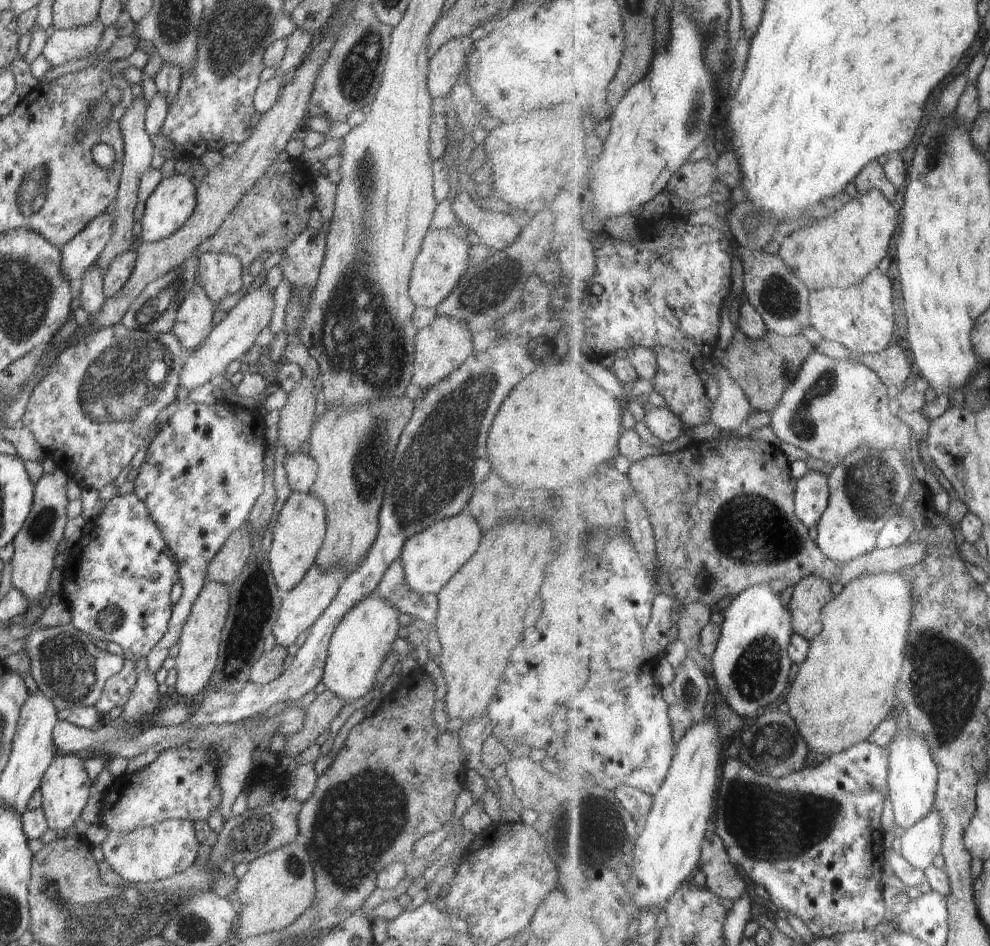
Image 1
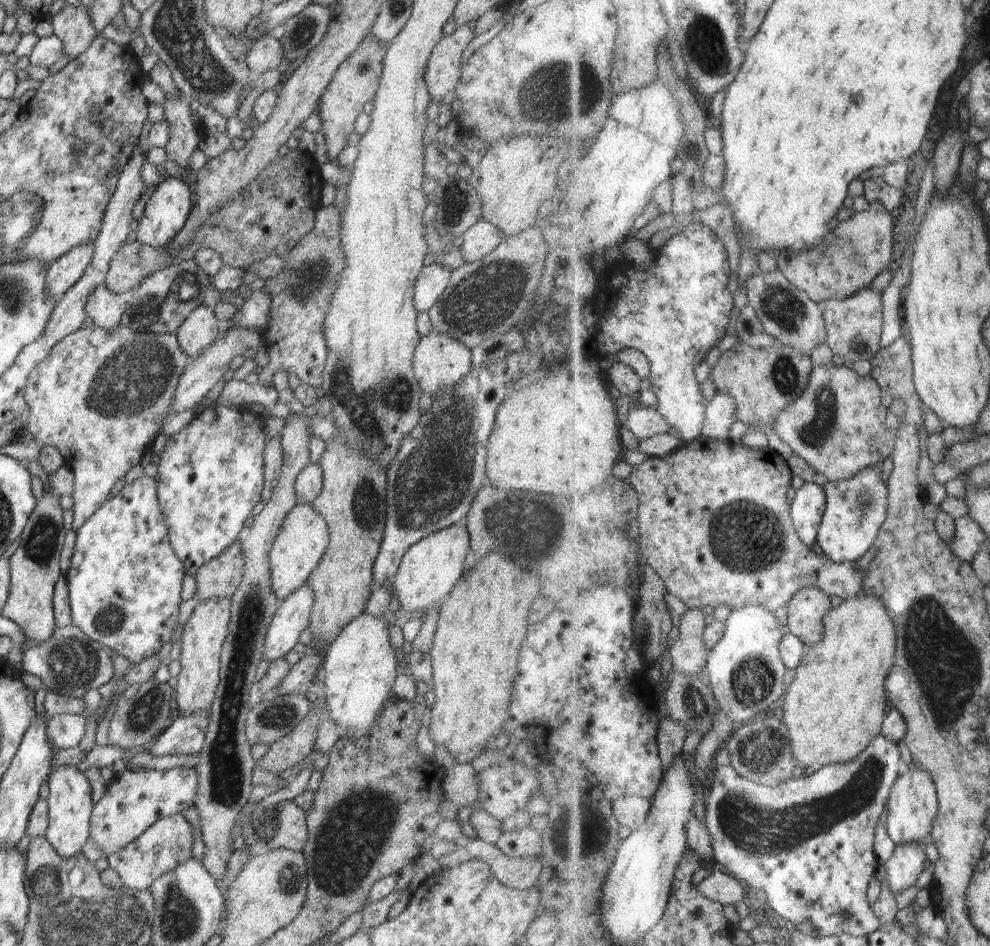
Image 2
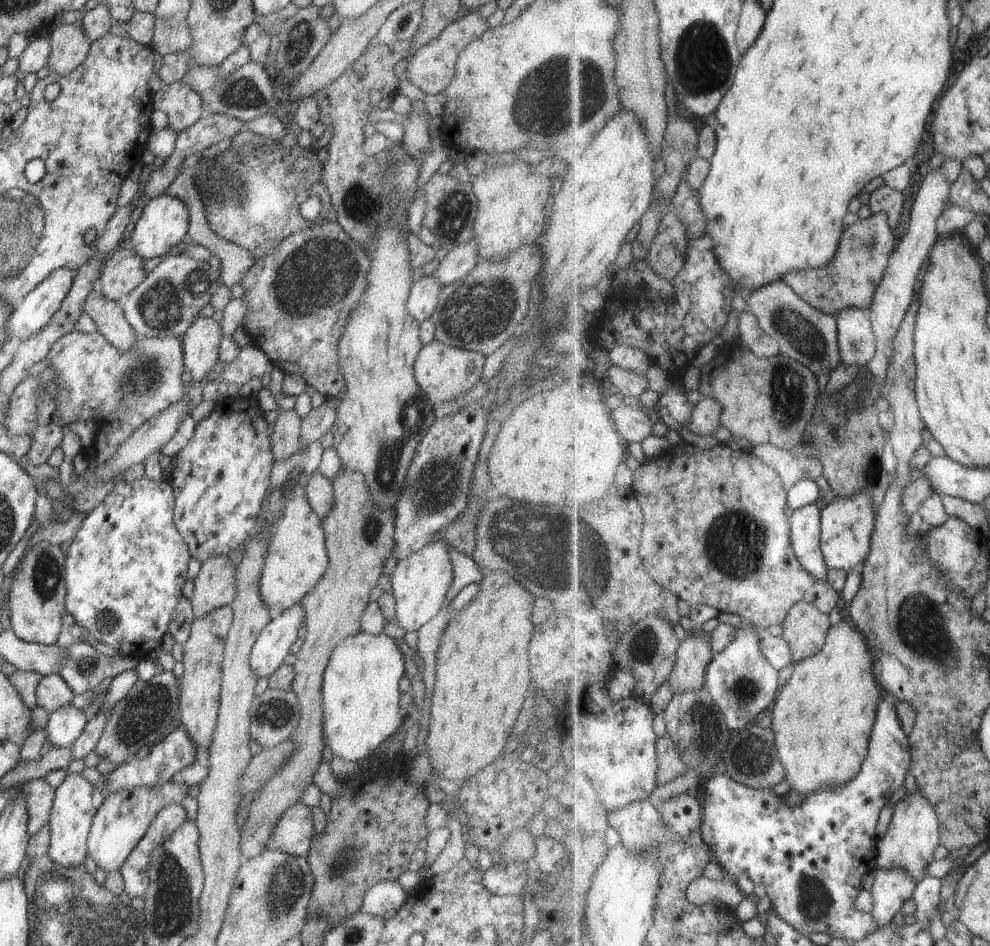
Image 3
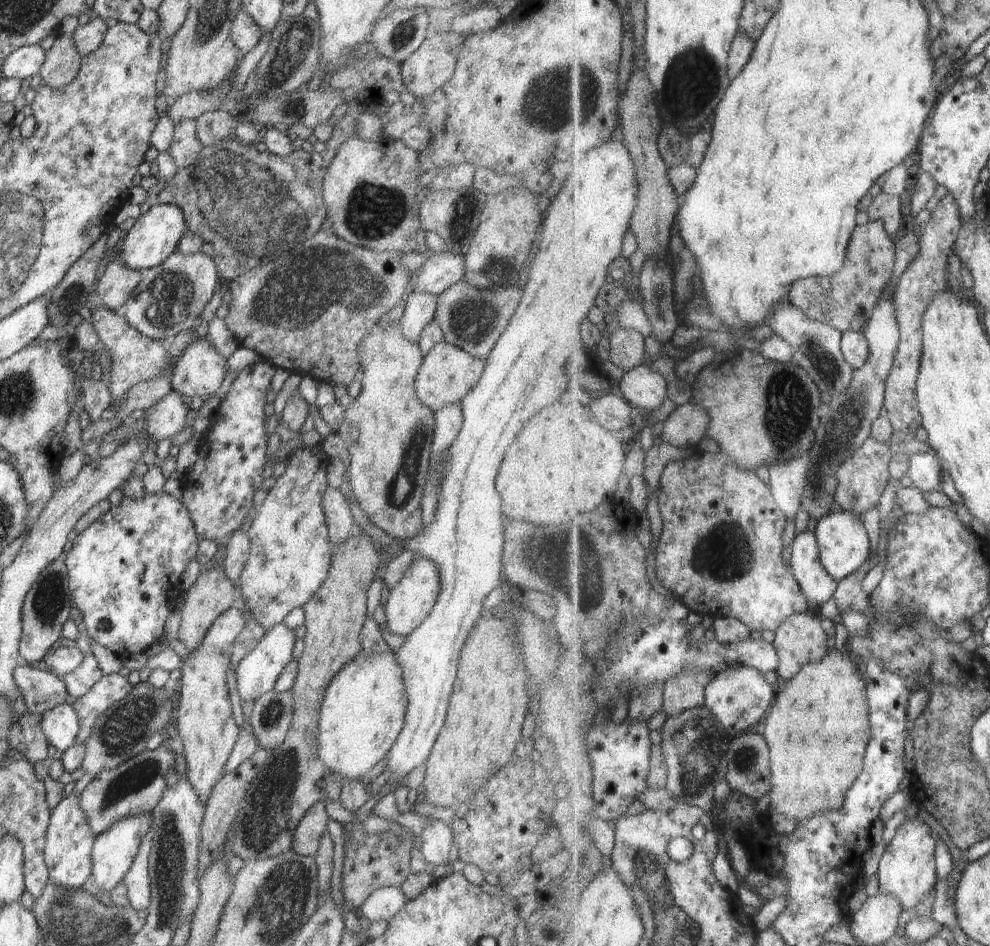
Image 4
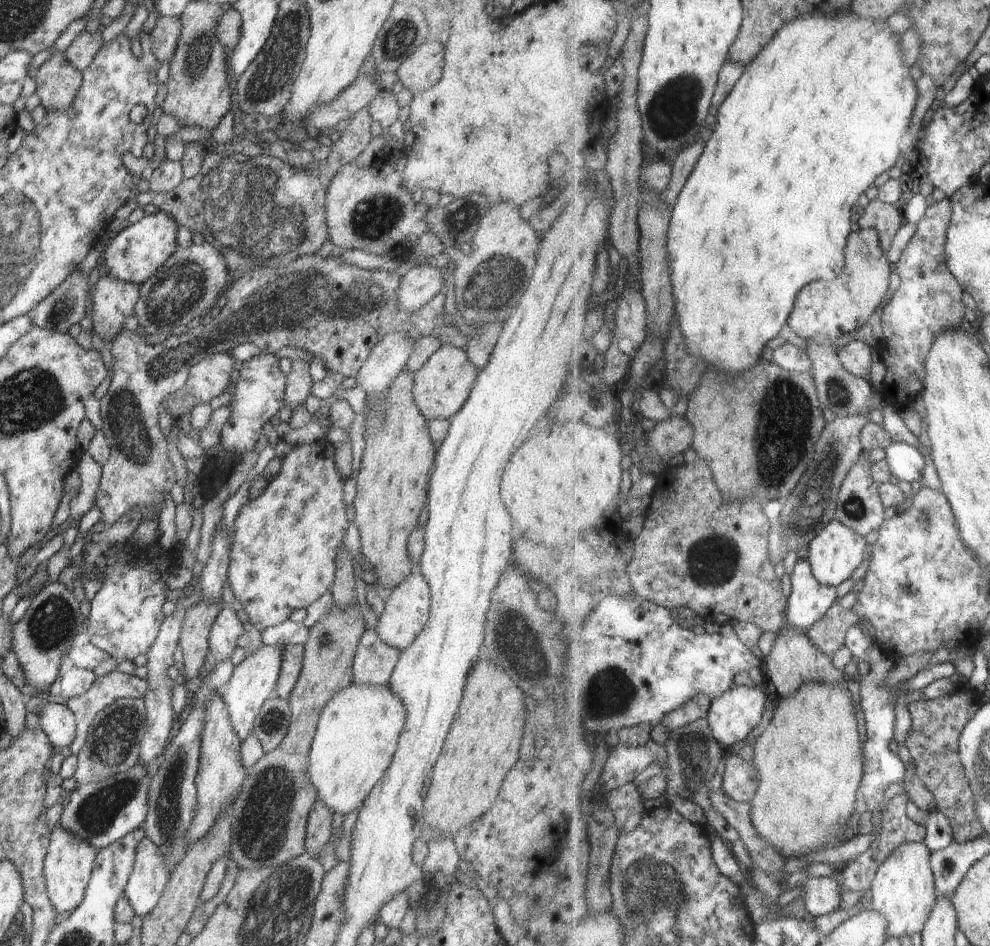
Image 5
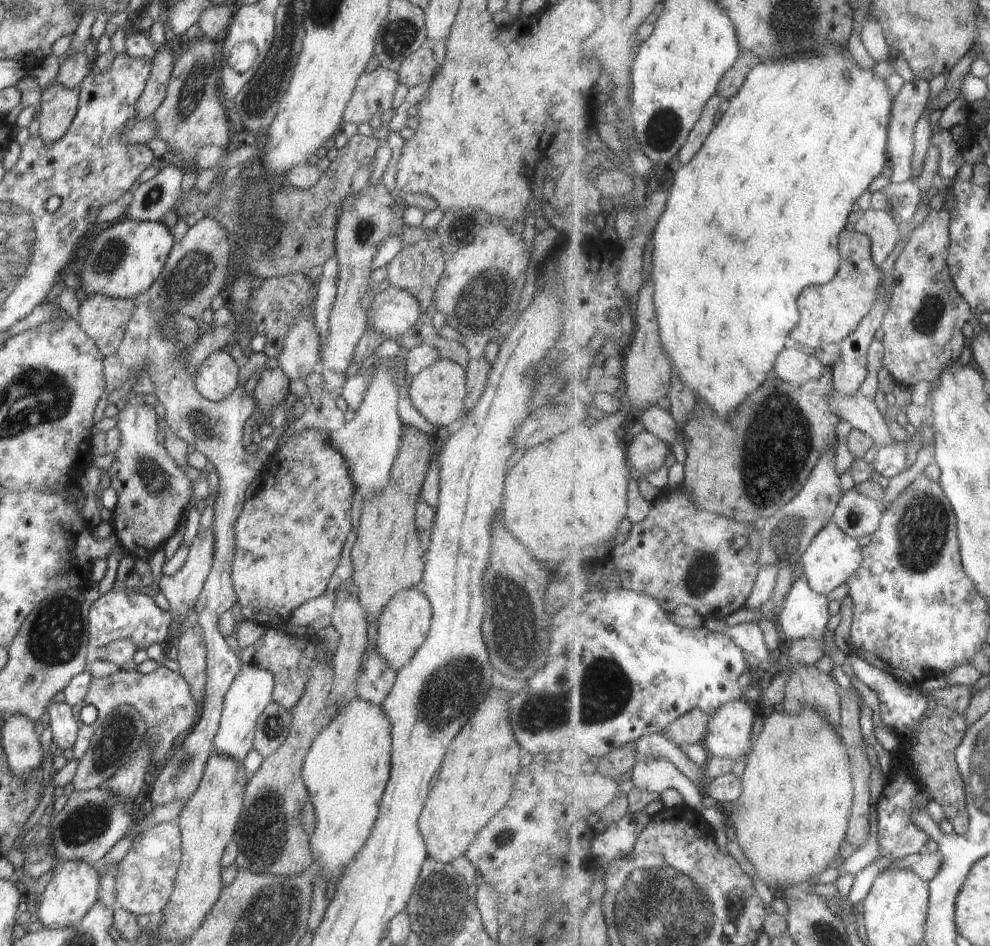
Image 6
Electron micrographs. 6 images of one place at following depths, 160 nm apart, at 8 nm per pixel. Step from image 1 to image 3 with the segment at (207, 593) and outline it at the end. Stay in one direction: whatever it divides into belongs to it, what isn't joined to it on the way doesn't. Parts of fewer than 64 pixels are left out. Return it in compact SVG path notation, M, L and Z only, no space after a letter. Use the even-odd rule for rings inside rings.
M224 605L200 618L195 618L191 625L189 638L184 644L183 675L179 681L179 718L186 732L197 746L197 752L208 750L217 723L217 712L221 695L223 677L223 654L225 642L233 623L231 606Z

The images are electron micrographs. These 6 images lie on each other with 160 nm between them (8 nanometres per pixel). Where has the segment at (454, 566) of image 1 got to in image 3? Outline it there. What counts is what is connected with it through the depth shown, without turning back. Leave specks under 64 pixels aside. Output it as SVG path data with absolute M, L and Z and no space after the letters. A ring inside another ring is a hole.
M435 538L396 565L390 582L395 600L395 619L400 628L418 631L420 626L434 618L440 608L447 604L447 594L455 575L447 546Z

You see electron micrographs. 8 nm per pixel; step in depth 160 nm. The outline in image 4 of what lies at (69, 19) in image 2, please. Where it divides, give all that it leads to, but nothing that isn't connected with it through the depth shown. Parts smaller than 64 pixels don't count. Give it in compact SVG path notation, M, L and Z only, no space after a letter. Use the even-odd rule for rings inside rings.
M59 33L53 45L45 51L45 59L39 70L41 82L55 89L70 84L81 69L82 57L76 50L73 38Z

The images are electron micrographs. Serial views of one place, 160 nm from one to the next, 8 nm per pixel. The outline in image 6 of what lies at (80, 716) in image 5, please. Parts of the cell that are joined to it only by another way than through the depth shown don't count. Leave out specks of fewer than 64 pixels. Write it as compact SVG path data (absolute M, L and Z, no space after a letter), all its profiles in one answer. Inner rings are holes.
M160 666L151 673L142 674L136 670L118 671L103 679L92 679L87 695L80 706L73 707L73 715L78 723L79 731L73 746L74 758L79 761L89 749L93 736L97 732L98 722L104 720L114 708L120 705L130 705L142 715L147 724L144 739L152 741L153 763L156 769L165 762L167 752L171 749L176 738L184 738L200 718L200 705L192 696L189 684L176 673L165 666ZM91 704L98 711L97 721L86 725L80 720L81 707Z

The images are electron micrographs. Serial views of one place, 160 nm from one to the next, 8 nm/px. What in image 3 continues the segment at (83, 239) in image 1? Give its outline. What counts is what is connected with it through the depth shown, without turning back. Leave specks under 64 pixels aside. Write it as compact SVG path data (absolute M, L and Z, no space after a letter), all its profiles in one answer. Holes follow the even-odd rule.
M60 267L53 270L34 290L31 290L21 300L18 306L12 308L11 319L7 322L7 335L8 341L27 339L30 335L37 333L40 328L44 328L51 318L60 310L62 301L66 298L68 292L70 292L73 280L75 279L75 273L66 267Z

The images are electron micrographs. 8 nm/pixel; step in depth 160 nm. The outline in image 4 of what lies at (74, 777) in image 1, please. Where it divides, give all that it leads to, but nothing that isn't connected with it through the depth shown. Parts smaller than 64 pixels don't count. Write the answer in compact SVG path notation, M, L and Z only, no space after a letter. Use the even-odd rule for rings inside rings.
M71 793L69 796L62 797L51 812L43 852L49 878L55 882L55 886L60 885L70 890L84 886L84 882L93 874L91 854L95 837L81 807L79 795Z

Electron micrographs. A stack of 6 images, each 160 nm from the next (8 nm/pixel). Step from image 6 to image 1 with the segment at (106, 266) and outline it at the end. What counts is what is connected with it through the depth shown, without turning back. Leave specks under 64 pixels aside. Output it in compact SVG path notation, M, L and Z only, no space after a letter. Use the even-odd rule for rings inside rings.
M174 173L172 176L163 178L154 189L154 192L145 200L145 209L141 219L141 236L146 242L159 241L172 233L179 231L184 223L196 210L197 194L193 178L188 173Z

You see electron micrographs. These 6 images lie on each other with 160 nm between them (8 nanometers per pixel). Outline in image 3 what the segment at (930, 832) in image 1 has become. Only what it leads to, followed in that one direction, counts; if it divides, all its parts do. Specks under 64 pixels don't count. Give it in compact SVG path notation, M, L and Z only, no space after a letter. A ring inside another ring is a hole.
M882 867L874 872L874 910L872 914L885 925L904 908L908 900L915 897L917 880L904 867Z

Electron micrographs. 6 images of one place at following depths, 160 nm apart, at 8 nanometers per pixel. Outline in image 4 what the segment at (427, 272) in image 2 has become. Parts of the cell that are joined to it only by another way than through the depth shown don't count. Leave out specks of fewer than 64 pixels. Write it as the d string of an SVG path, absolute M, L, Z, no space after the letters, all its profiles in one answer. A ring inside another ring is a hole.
M413 292L407 298L403 315L400 319L403 335L418 343L424 327L434 321L437 309L437 297L428 293Z

